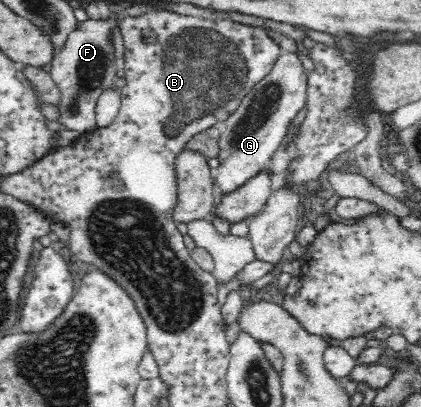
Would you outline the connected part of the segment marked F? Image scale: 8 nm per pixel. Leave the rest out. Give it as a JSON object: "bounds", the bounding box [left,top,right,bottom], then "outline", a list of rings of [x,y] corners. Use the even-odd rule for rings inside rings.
{"bounds":[50,21,124,133],"outline":[[[77,21],[64,44],[55,47],[50,74],[64,91],[64,101],[58,104],[62,116],[58,118],[69,128],[88,133],[97,129],[96,104],[106,90],[116,89],[118,72],[124,68],[122,52],[118,52],[118,40],[114,40],[112,28],[116,22]]]}

